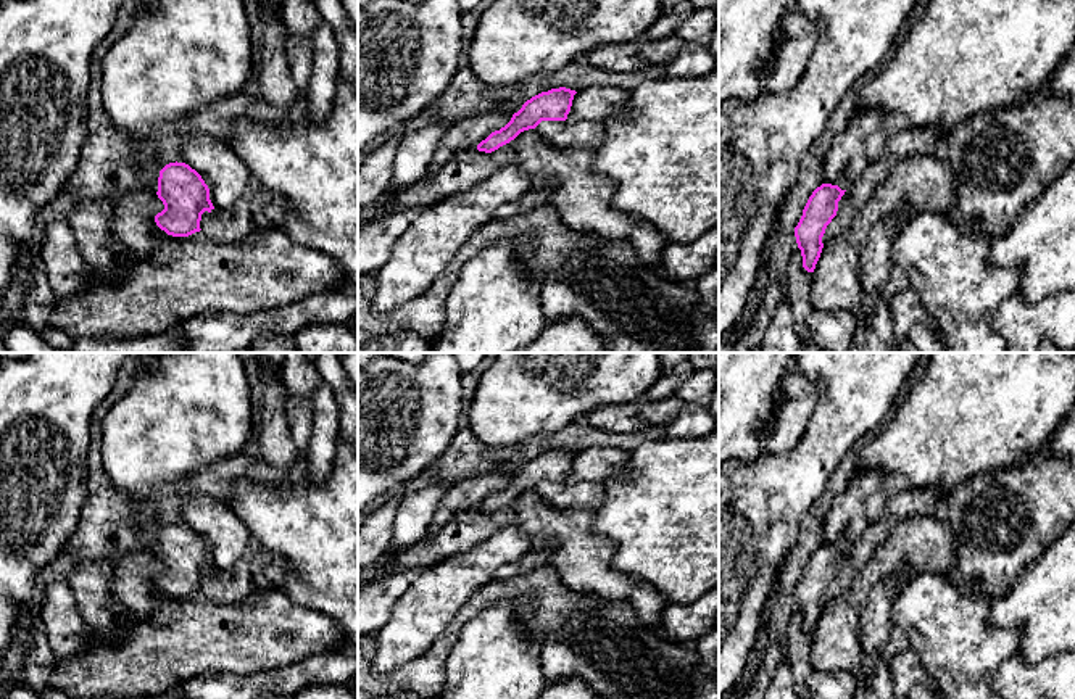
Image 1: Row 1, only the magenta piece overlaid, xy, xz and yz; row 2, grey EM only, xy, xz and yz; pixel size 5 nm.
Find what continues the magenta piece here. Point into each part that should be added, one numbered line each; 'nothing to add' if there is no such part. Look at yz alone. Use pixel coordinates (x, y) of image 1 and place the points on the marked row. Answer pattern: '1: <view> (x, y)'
nothing to add

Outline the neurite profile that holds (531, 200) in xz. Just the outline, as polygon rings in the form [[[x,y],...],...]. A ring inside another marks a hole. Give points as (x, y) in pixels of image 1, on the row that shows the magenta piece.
[[[527,192],[521,196],[519,200],[519,205],[522,206],[522,211],[530,211],[530,209],[535,209],[535,208],[540,208],[543,205],[546,205],[548,200],[546,200],[546,195],[545,192]]]

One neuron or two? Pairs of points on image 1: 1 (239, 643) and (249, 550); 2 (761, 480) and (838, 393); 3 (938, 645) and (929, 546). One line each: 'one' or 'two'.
1: two
2: one
3: two

